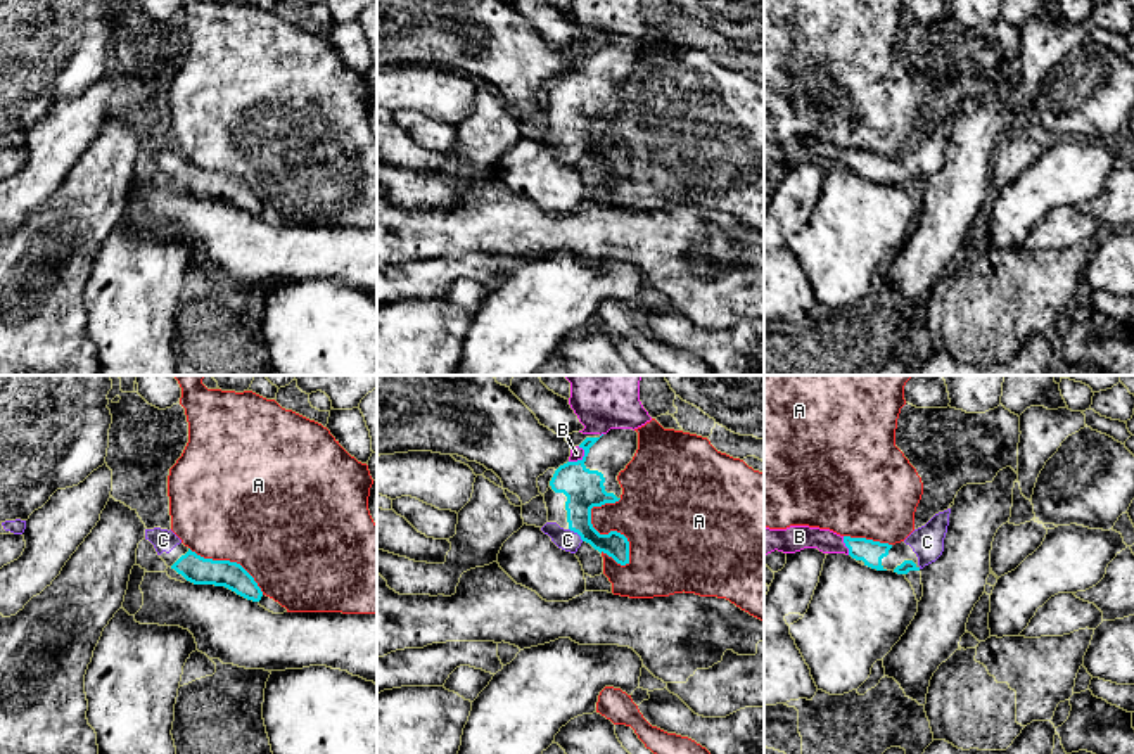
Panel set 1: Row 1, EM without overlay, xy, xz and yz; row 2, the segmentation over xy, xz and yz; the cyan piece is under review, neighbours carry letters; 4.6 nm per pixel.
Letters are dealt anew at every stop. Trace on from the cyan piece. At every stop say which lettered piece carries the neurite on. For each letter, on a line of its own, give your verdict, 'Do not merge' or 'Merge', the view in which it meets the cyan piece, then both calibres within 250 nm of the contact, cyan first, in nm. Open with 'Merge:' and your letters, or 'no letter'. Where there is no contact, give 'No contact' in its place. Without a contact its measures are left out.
Merge: B, C
A: Do not merge. Touches cyan in xz. Thickness 180 nm (cyan) against 300 nm
B: Merge. Touches cyan in xz. Thickness 180 nm (cyan) against 60 nm
C: Merge. Touches cyan in xz. Thickness 180 nm (cyan) against 100 nm

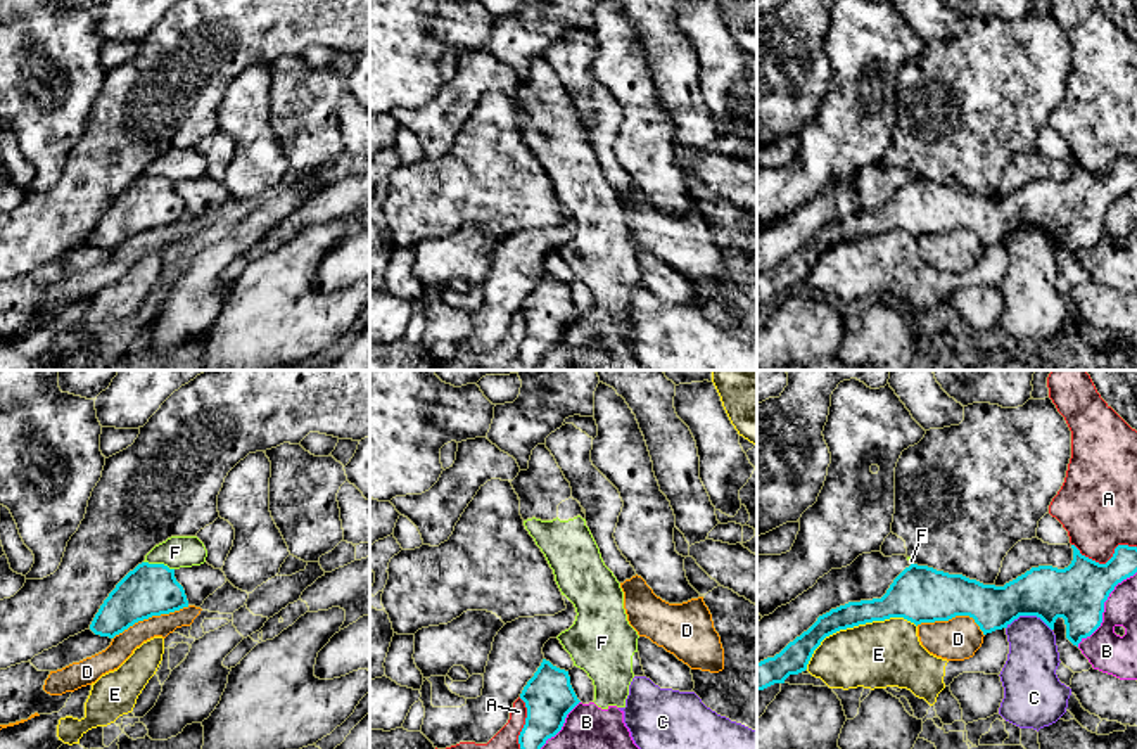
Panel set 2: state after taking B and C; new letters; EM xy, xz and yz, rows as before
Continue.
Merge: no letter
A: Do not merge. Touches cyan in yz. Thickness 260 nm (cyan) against 360 nm
B: Do not merge. Touches cyan in yz. Thickness 260 nm (cyan) against 190 nm
C: Do not merge. Touches cyan in yz. Thickness 260 nm (cyan) against 240 nm
D: Do not merge. Touches cyan in xy. Thickness 240 nm (cyan) against 110 nm
E: Do not merge. Touches cyan in yz. Thickness 170 nm (cyan) against 320 nm
F: Do not merge. Touches cyan in xy. Thickness 240 nm (cyan) against 150 nm

